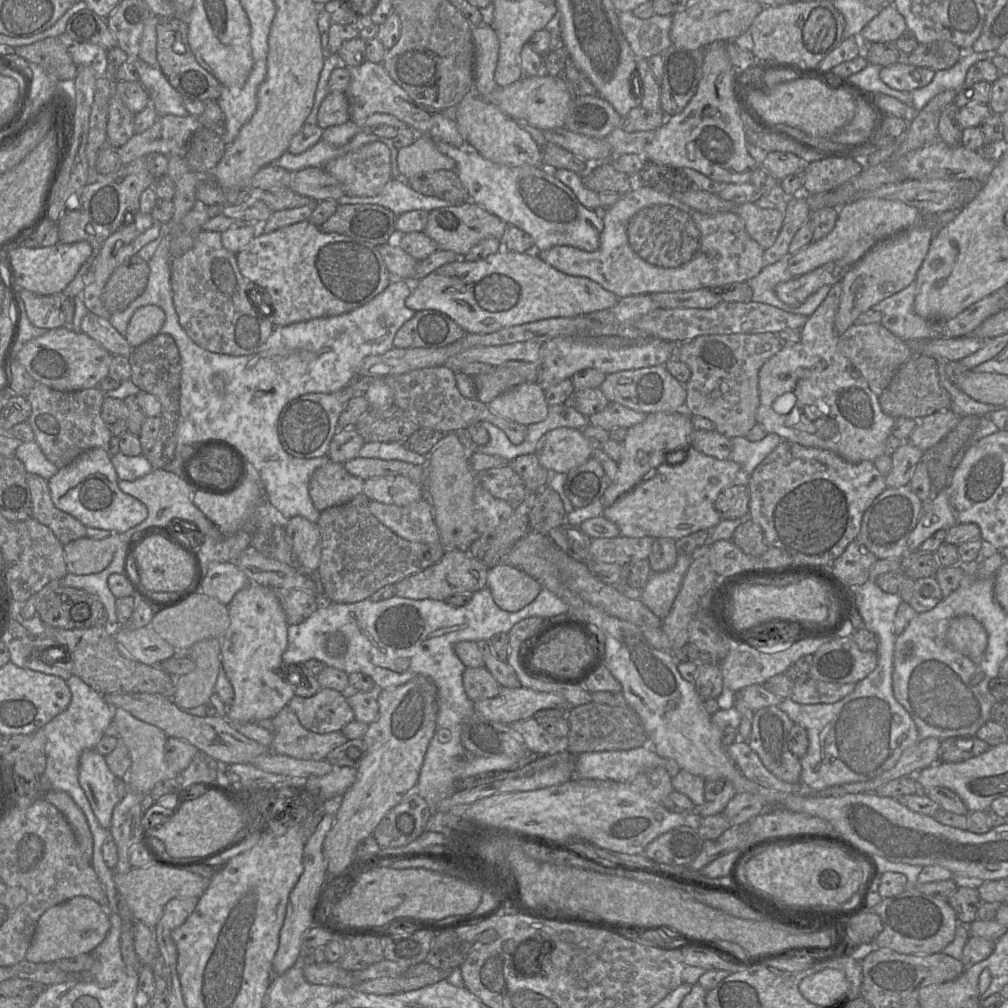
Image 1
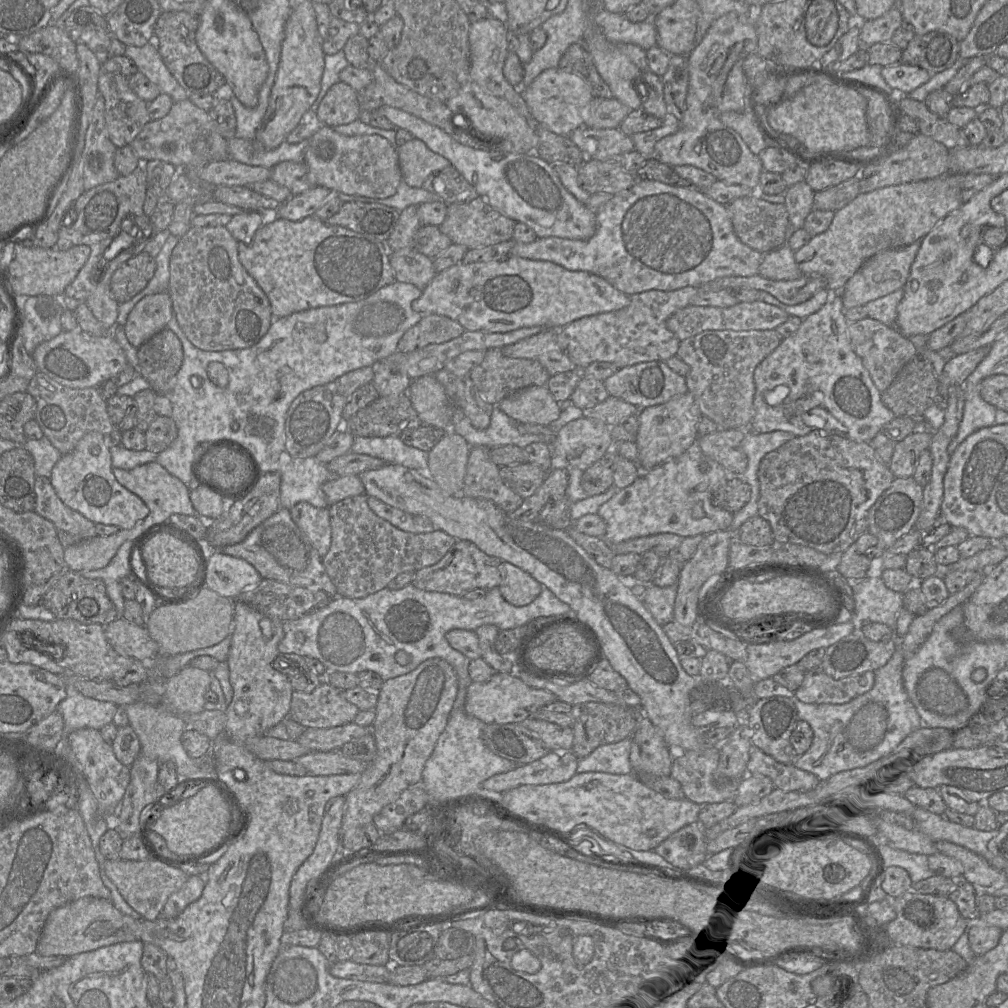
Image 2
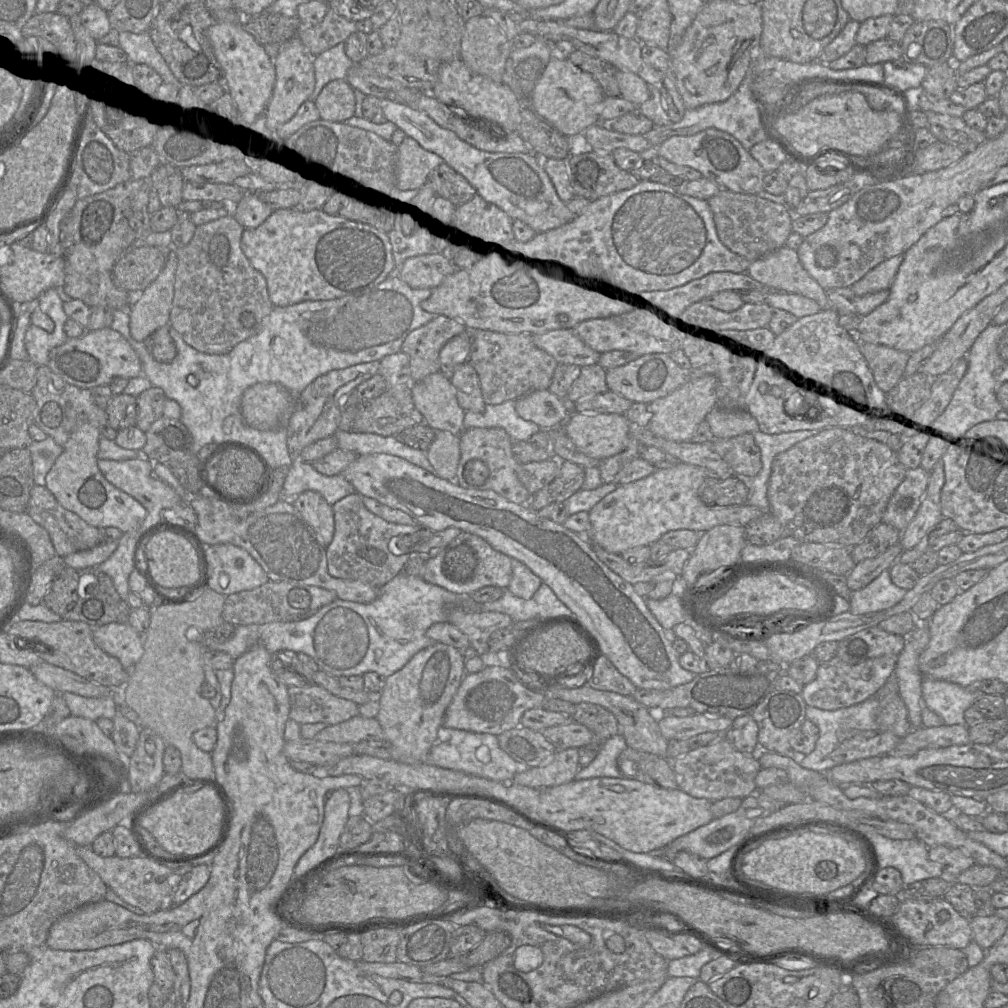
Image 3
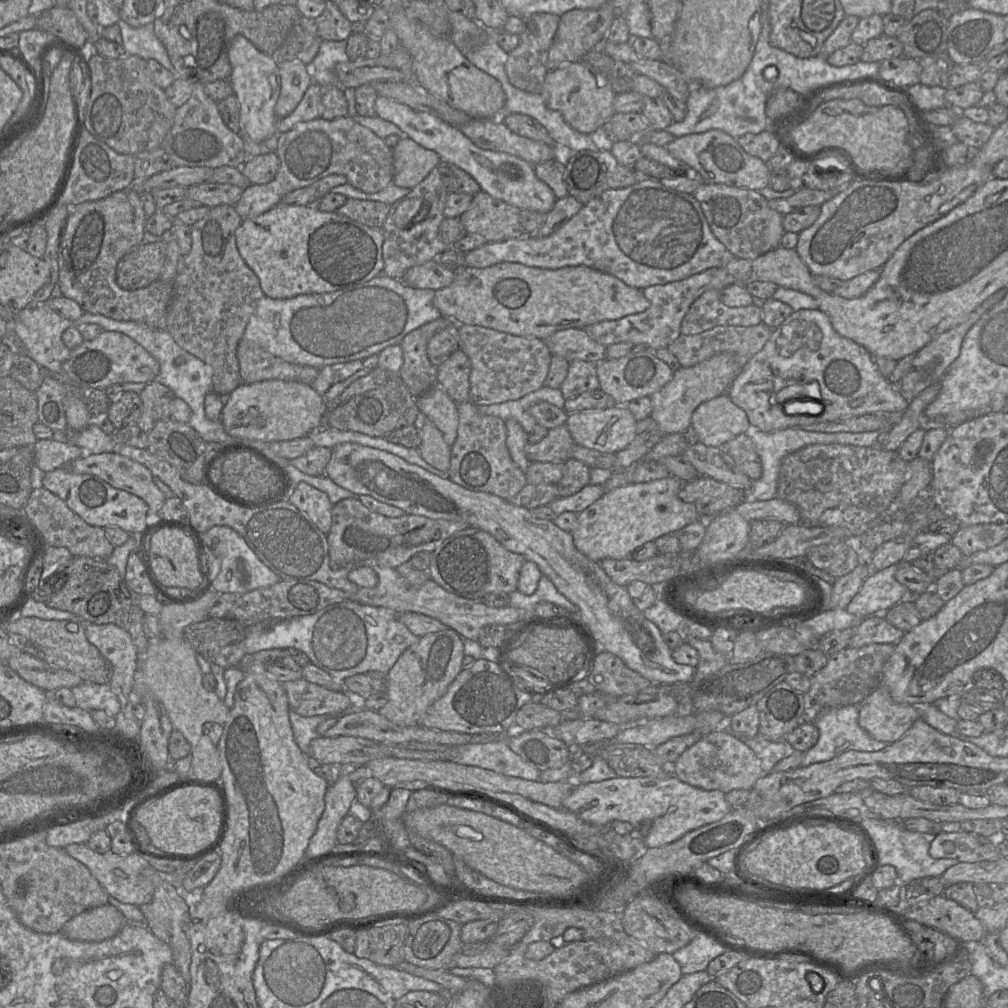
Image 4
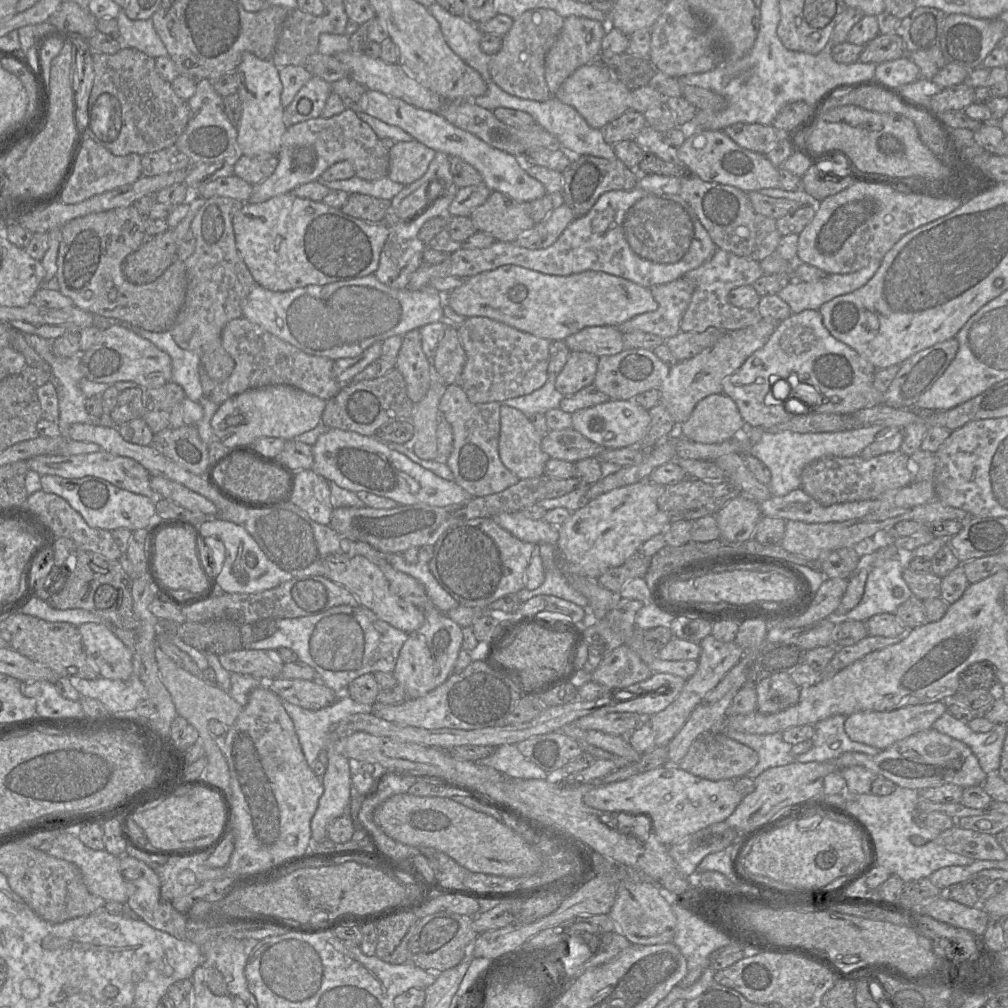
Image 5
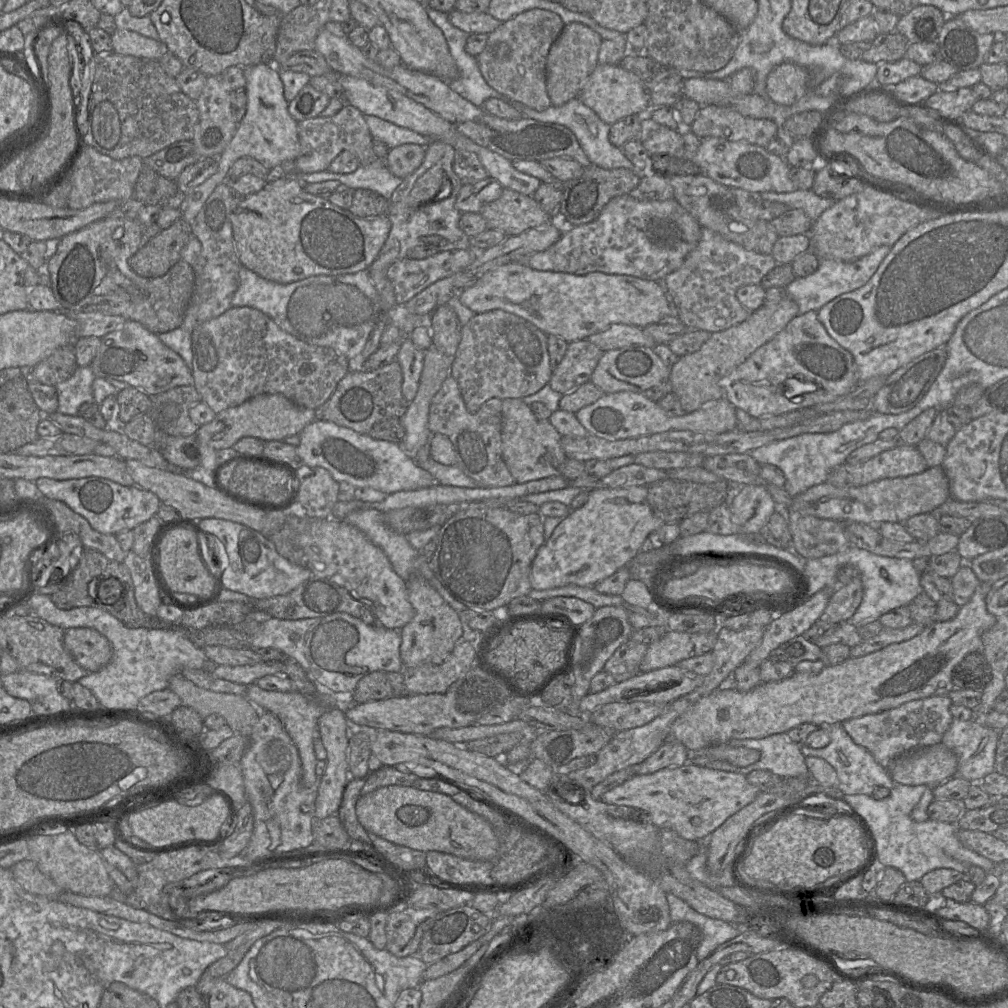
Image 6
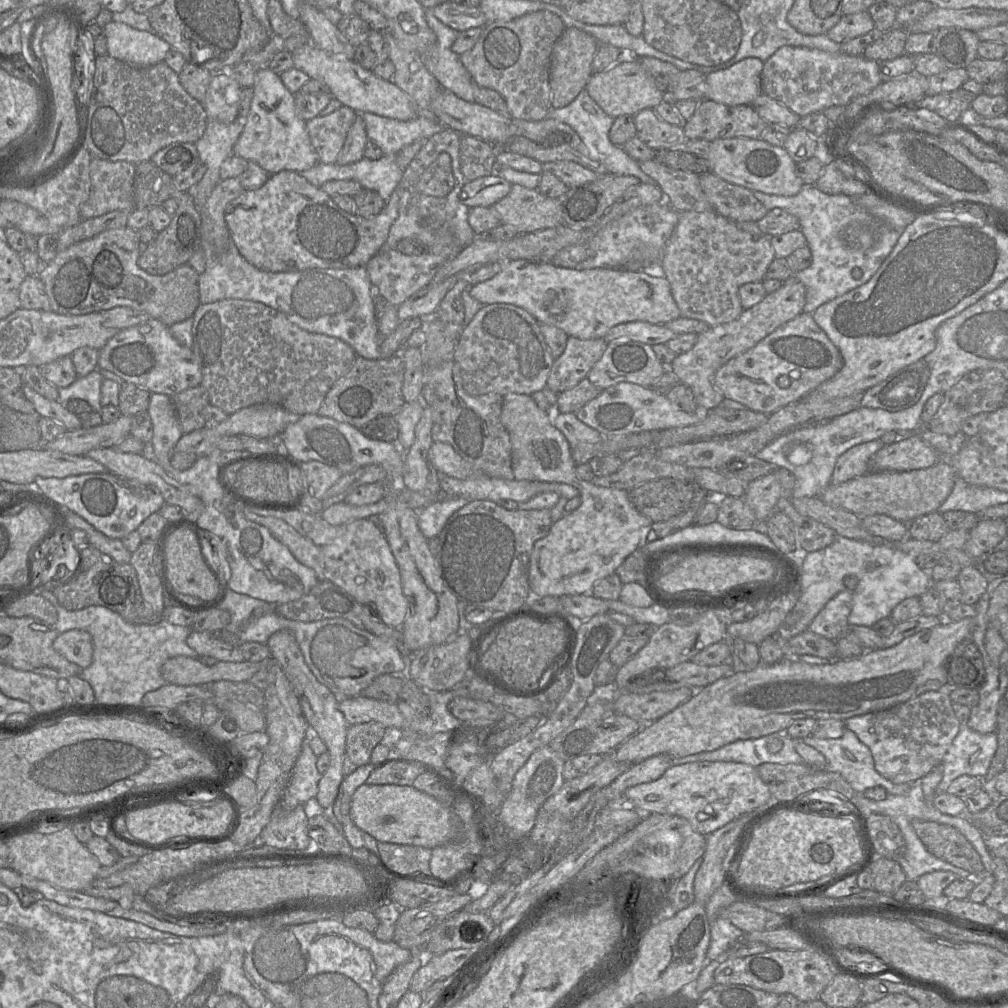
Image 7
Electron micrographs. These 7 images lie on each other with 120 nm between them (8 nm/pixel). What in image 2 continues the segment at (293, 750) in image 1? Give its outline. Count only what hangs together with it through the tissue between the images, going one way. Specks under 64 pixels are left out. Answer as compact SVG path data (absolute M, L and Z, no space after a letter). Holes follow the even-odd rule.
M350 722L332 728L306 728L297 741L309 752L328 752L340 749L345 743L370 732L370 727Z

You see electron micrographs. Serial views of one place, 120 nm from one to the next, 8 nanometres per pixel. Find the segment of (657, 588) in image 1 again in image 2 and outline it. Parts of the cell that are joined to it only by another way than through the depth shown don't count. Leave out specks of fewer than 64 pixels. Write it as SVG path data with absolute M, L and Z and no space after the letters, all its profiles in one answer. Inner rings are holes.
M677 582L667 587L647 584L647 590L642 602L661 626L674 619L674 604L677 589Z

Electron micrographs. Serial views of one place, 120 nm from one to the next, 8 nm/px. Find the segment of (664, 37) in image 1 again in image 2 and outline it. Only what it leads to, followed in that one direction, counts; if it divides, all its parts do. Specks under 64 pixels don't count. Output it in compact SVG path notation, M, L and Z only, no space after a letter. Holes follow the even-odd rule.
M602 10L596 15L595 23L612 43L630 43L645 51L657 45L654 18L633 23L624 14Z

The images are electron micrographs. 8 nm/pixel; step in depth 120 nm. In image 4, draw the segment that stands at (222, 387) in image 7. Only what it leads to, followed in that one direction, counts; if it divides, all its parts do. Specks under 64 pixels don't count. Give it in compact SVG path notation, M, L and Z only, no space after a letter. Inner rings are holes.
M246 339L239 342L236 355L242 384L276 379L311 386L319 375L317 368L287 362Z

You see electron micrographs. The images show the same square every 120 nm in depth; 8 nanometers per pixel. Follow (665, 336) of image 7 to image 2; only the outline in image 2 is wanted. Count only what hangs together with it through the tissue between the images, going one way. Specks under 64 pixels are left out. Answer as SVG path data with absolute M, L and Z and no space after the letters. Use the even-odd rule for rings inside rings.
M545 329L539 334L504 346L501 350L505 356L510 358L537 360L550 376L577 370L577 366L560 348L557 333L558 330Z

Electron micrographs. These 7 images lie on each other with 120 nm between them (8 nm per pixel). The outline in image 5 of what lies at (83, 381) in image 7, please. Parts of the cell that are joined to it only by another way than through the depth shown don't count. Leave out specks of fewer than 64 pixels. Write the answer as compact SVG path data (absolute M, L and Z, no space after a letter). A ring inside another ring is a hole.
M24 334L28 344L50 365L58 396L60 434L68 438L68 430L75 423L93 424L85 409L86 396L79 387L84 377L80 355L59 357L52 351L54 339Z

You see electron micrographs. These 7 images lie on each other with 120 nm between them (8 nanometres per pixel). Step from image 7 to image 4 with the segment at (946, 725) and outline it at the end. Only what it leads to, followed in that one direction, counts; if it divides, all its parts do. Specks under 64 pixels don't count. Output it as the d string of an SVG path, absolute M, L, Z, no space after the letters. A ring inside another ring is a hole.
M879 685L859 705L858 724L878 741L893 743L922 717L921 707L895 702Z

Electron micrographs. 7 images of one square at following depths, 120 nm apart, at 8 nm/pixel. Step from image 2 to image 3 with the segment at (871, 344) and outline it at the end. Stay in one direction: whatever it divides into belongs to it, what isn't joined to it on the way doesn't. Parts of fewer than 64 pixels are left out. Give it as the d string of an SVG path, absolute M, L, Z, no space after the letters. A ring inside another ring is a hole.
M849 329L849 332L865 357L877 385L888 392L904 376L910 354L882 344L868 342L855 329Z

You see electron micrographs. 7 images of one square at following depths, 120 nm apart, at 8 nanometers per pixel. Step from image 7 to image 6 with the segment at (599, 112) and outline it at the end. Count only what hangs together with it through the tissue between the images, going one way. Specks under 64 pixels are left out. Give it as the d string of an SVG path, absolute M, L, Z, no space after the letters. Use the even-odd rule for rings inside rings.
M574 98L561 106L551 105L544 111L531 109L518 102L510 102L521 114L522 117L535 119L541 122L557 123L569 128L576 136L581 148L592 164L604 169L627 168L636 171L634 164L625 156L622 148L616 147L609 141L610 126L588 106L578 98Z

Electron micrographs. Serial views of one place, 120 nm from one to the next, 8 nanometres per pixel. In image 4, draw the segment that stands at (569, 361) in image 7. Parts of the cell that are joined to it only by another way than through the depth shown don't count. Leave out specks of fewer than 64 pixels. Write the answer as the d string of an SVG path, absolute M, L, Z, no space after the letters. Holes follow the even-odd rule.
M575 360L569 363L567 376L559 389L567 400L599 388L597 364Z

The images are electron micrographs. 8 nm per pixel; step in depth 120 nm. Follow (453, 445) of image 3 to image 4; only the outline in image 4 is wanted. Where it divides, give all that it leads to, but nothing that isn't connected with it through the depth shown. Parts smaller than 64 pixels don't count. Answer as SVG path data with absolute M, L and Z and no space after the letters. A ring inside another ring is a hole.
M426 416L415 425L421 436L421 444L418 447L420 456L431 466L440 471L448 472L450 468L451 446L443 438L442 432Z

